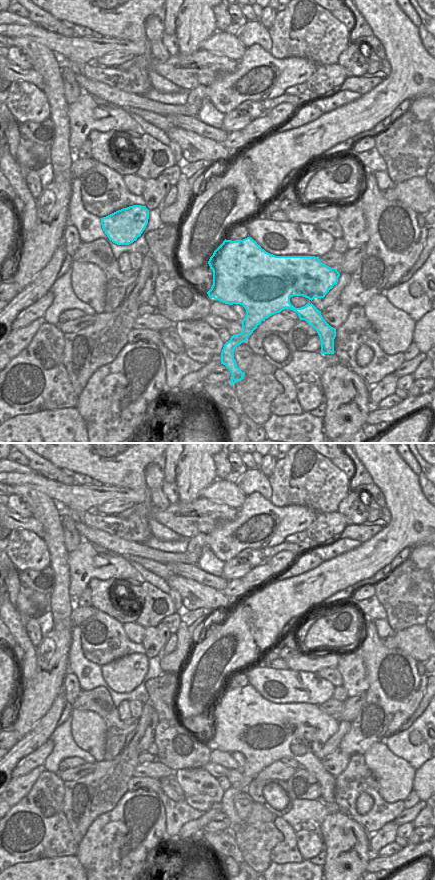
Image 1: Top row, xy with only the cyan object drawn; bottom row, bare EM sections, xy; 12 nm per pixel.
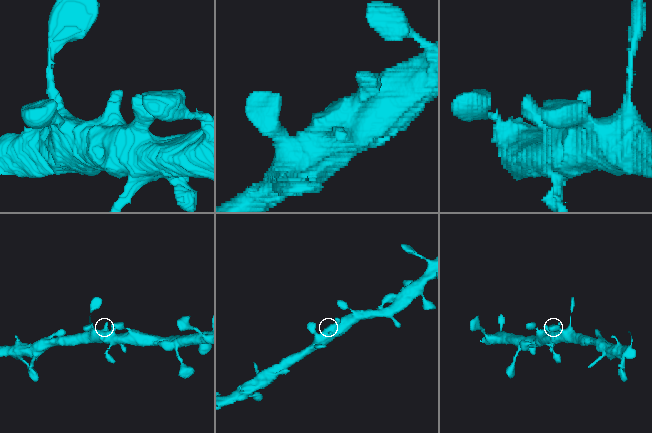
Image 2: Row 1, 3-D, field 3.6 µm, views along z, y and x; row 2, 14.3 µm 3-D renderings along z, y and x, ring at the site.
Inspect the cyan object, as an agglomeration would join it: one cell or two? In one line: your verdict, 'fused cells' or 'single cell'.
single cell

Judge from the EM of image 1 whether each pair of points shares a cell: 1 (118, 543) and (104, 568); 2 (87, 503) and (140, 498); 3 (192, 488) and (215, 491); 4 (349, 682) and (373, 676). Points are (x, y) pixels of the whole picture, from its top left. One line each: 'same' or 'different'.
1: different
2: same
3: different
4: different

